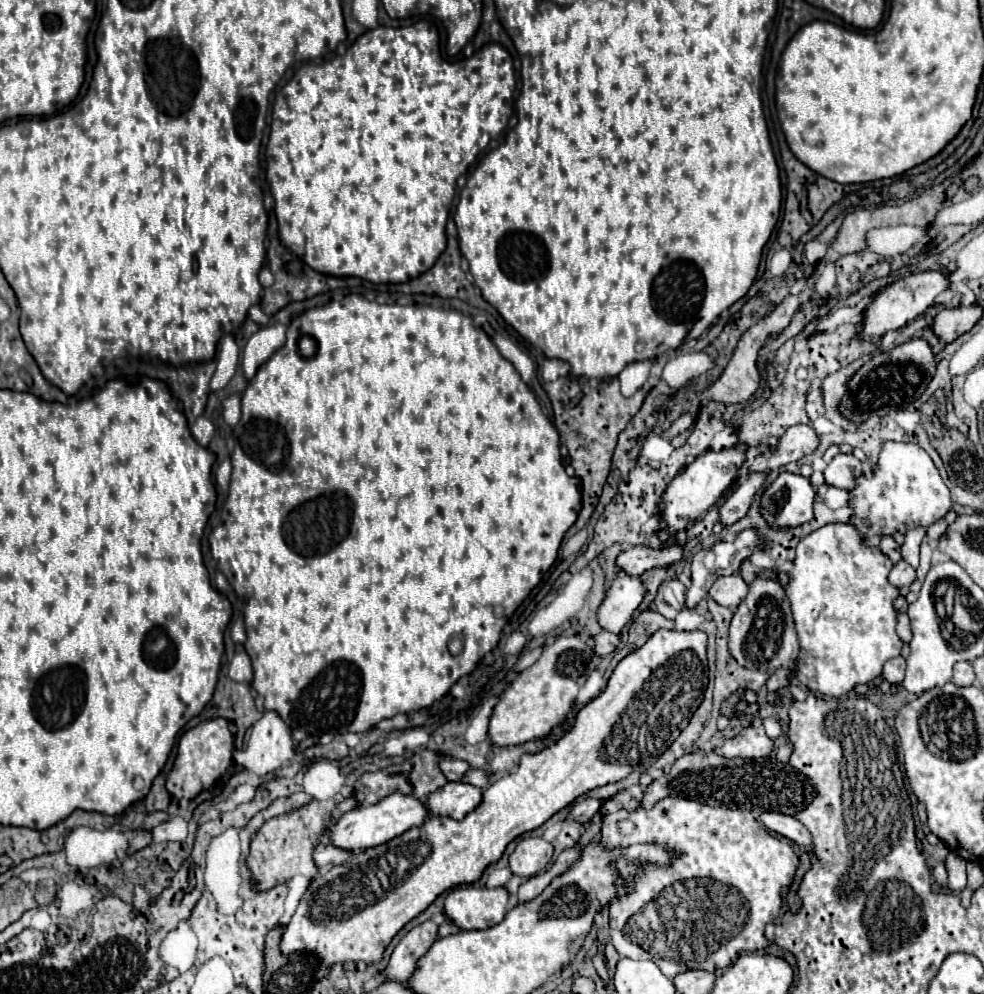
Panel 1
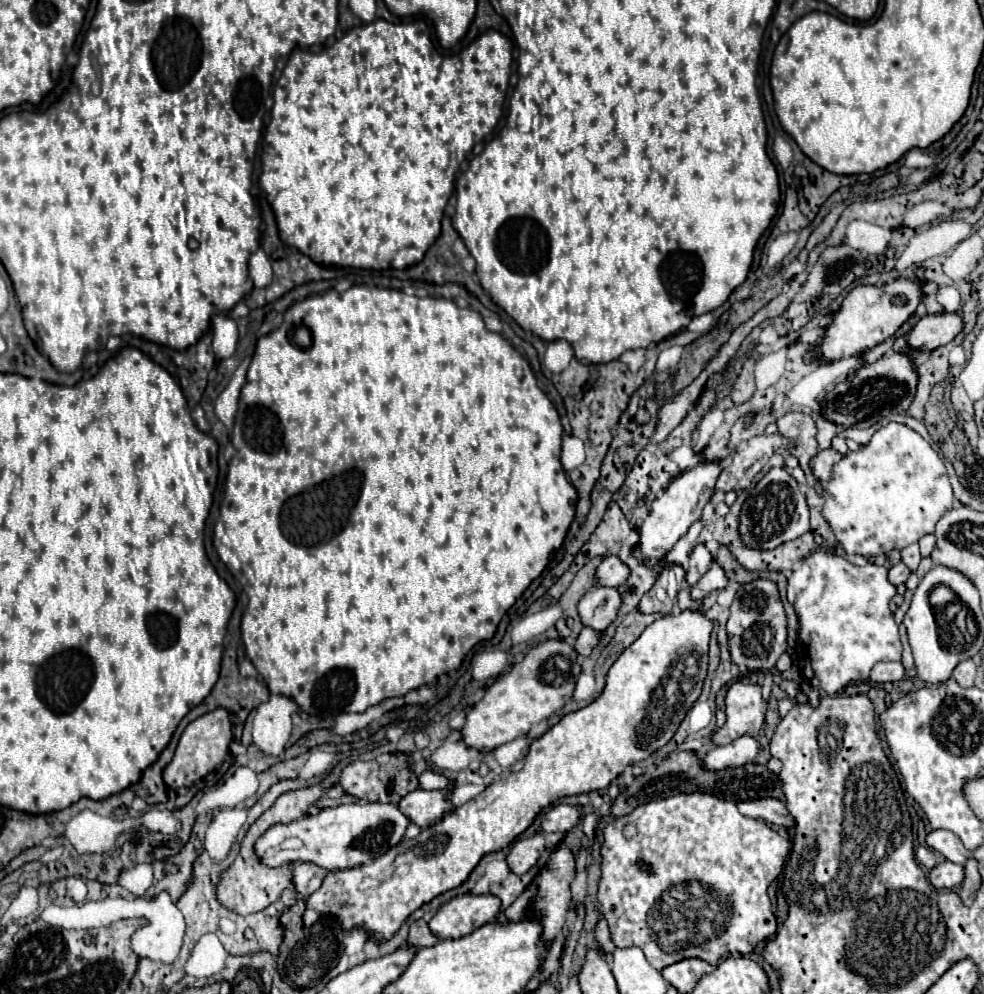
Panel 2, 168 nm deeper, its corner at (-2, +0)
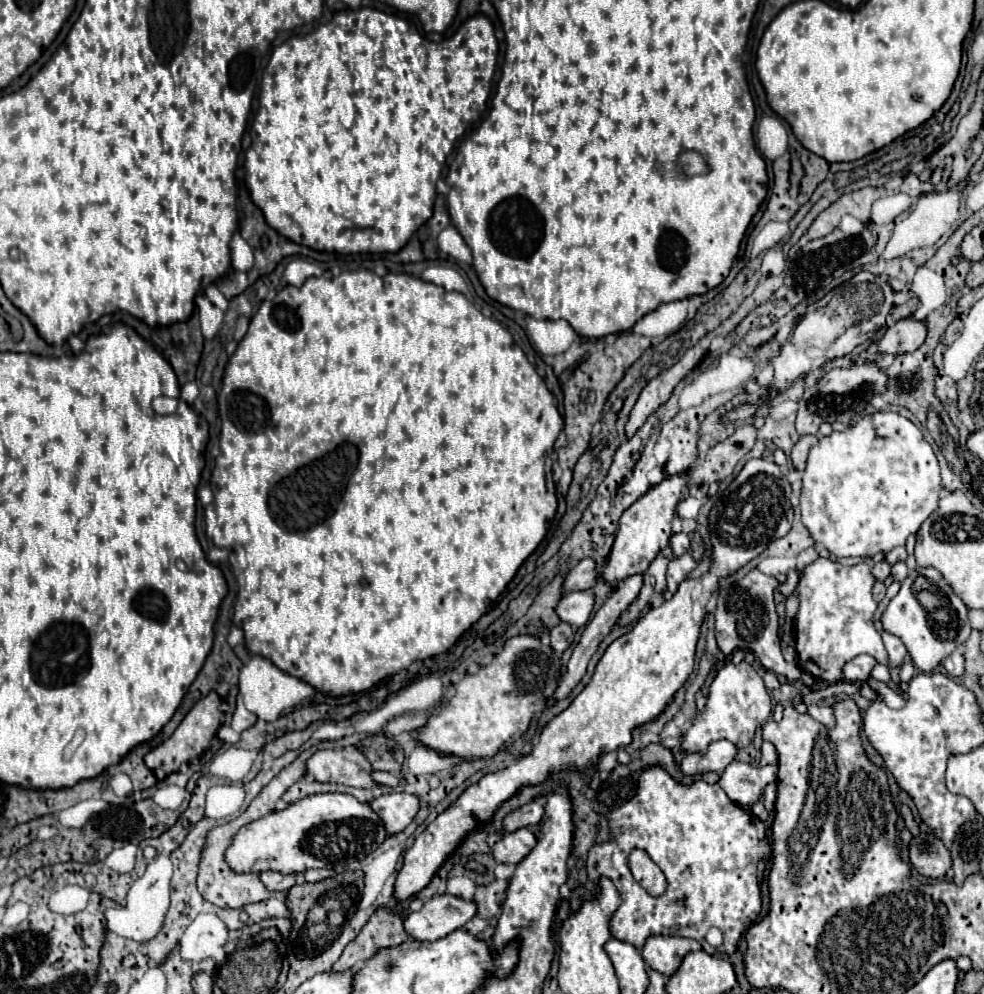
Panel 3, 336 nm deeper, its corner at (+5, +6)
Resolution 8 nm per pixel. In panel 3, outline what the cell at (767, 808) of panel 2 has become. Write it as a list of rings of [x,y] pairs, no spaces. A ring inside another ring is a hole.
[[[729,763],[727,769],[719,777],[719,785],[727,793],[727,797],[737,805],[751,805],[759,799],[767,783],[777,779],[777,767],[753,767],[745,763]]]

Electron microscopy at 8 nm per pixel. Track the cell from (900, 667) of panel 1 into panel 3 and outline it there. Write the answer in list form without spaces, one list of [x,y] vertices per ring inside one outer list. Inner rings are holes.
[[[869,655],[855,657],[853,661],[849,661],[843,667],[843,679],[851,681],[851,683],[863,683],[863,681],[867,681],[867,677],[875,665],[877,665],[877,661],[873,661],[873,657],[869,657]]]

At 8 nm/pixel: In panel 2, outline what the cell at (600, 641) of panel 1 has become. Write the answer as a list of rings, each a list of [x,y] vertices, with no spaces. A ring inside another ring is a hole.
[[[584,627],[578,641],[576,641],[576,651],[582,655],[582,657],[588,657],[592,653],[592,649],[600,643],[602,635],[598,631],[594,631],[592,627]]]

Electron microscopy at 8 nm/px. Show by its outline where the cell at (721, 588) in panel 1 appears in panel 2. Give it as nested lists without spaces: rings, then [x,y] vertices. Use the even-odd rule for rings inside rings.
[[[714,563],[714,565],[710,567],[708,575],[704,575],[704,579],[700,579],[700,583],[696,583],[696,587],[690,589],[690,593],[692,593],[694,599],[704,599],[704,597],[708,597],[712,591],[716,591],[716,589],[726,589],[728,585],[730,585],[730,579],[728,579],[726,571],[724,571],[718,563]]]

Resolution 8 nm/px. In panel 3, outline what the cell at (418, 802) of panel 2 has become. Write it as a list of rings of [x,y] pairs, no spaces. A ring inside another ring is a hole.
[[[387,793],[369,805],[381,817],[387,835],[401,833],[417,815],[417,797],[411,793]]]

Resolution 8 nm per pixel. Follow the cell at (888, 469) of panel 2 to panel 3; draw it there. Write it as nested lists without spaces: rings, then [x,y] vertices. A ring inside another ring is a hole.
[[[877,411],[863,415],[845,431],[819,437],[817,445],[811,447],[799,497],[801,521],[809,529],[811,539],[823,545],[833,557],[873,557],[897,545],[905,545],[907,537],[917,533],[925,517],[937,509],[941,489],[937,457],[919,427],[899,413]]]

